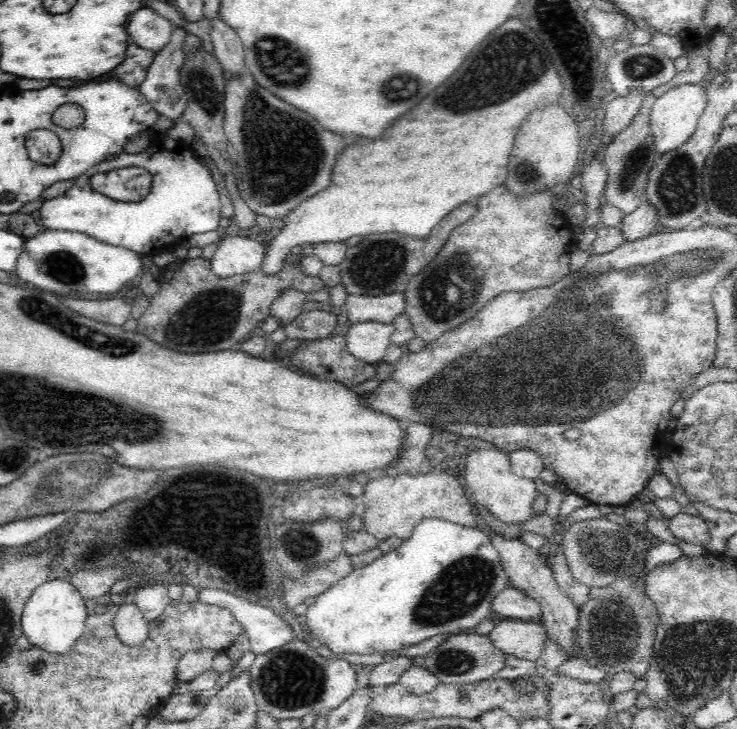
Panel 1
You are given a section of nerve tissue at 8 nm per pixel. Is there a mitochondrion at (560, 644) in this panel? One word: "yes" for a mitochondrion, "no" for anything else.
no

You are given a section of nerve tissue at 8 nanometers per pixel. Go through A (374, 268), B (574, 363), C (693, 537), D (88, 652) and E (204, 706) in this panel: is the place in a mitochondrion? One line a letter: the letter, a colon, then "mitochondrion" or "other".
A: mitochondrion
B: mitochondrion
C: other
D: other
E: other

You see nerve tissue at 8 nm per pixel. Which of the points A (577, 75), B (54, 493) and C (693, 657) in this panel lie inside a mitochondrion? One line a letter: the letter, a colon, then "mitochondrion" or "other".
A: other
B: mitochondrion
C: mitochondrion

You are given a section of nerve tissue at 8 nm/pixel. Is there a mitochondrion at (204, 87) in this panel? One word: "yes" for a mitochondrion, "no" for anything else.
yes

